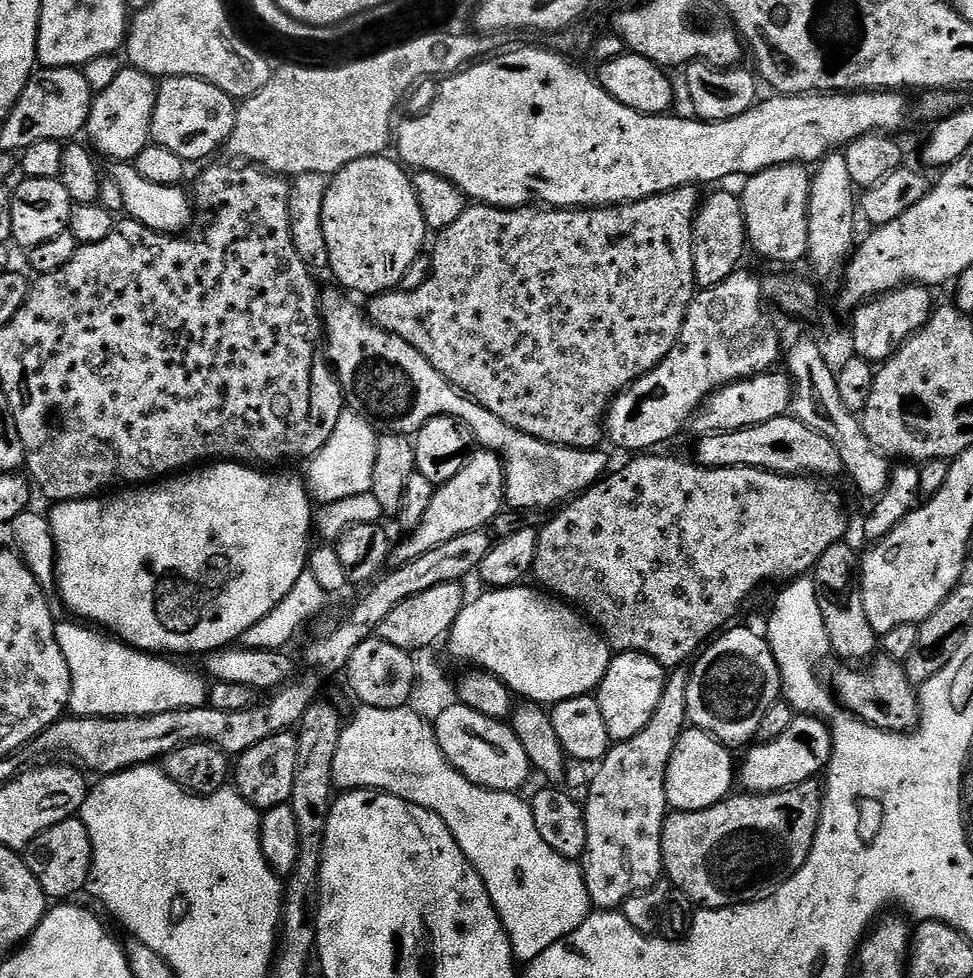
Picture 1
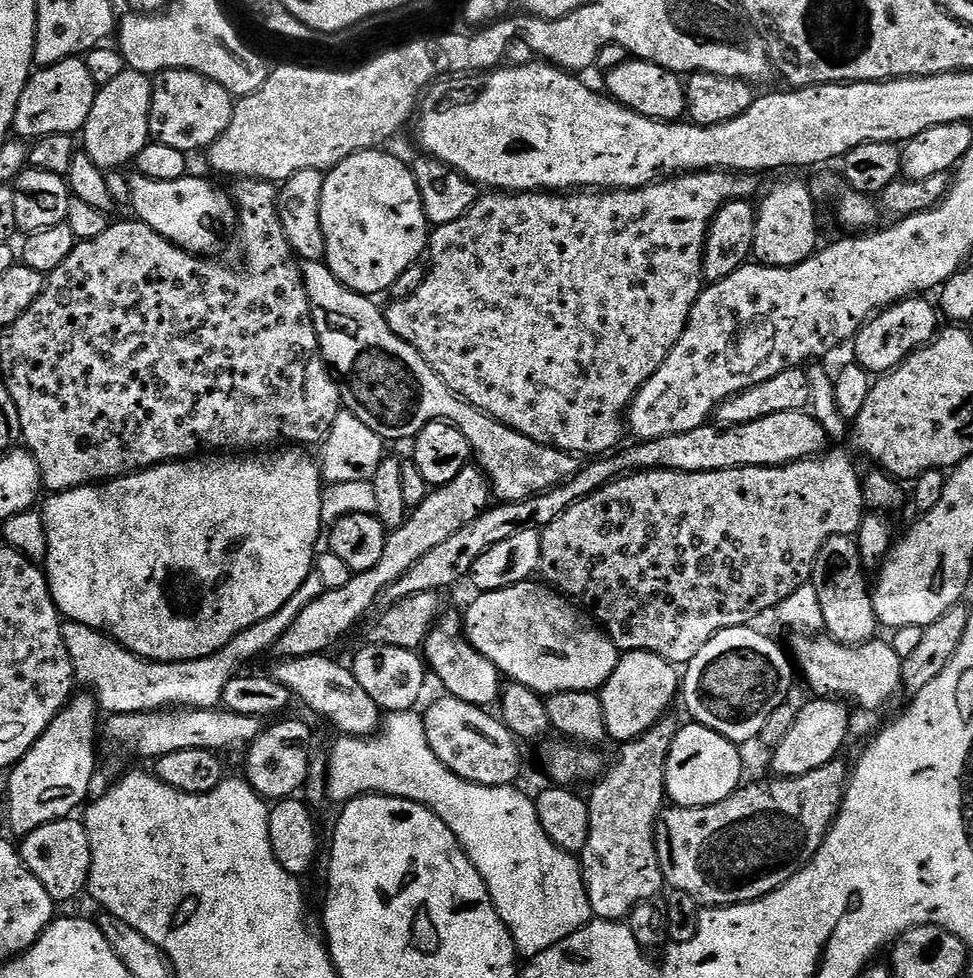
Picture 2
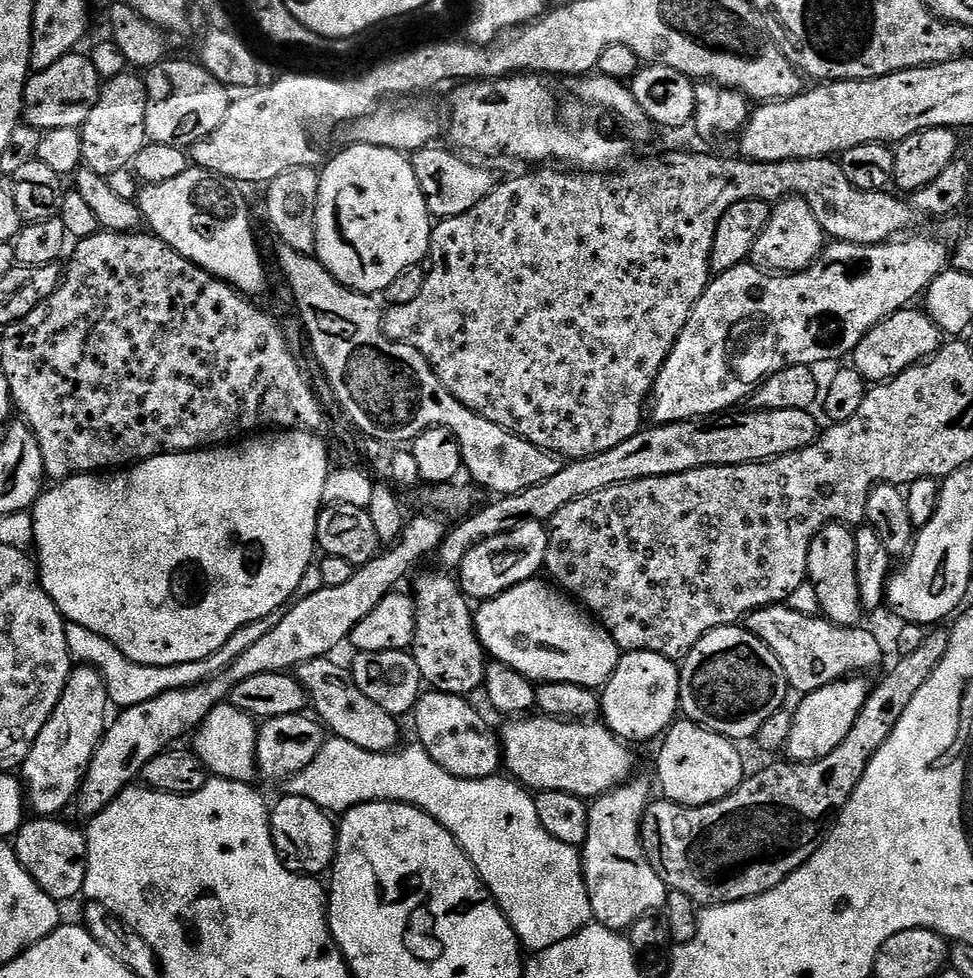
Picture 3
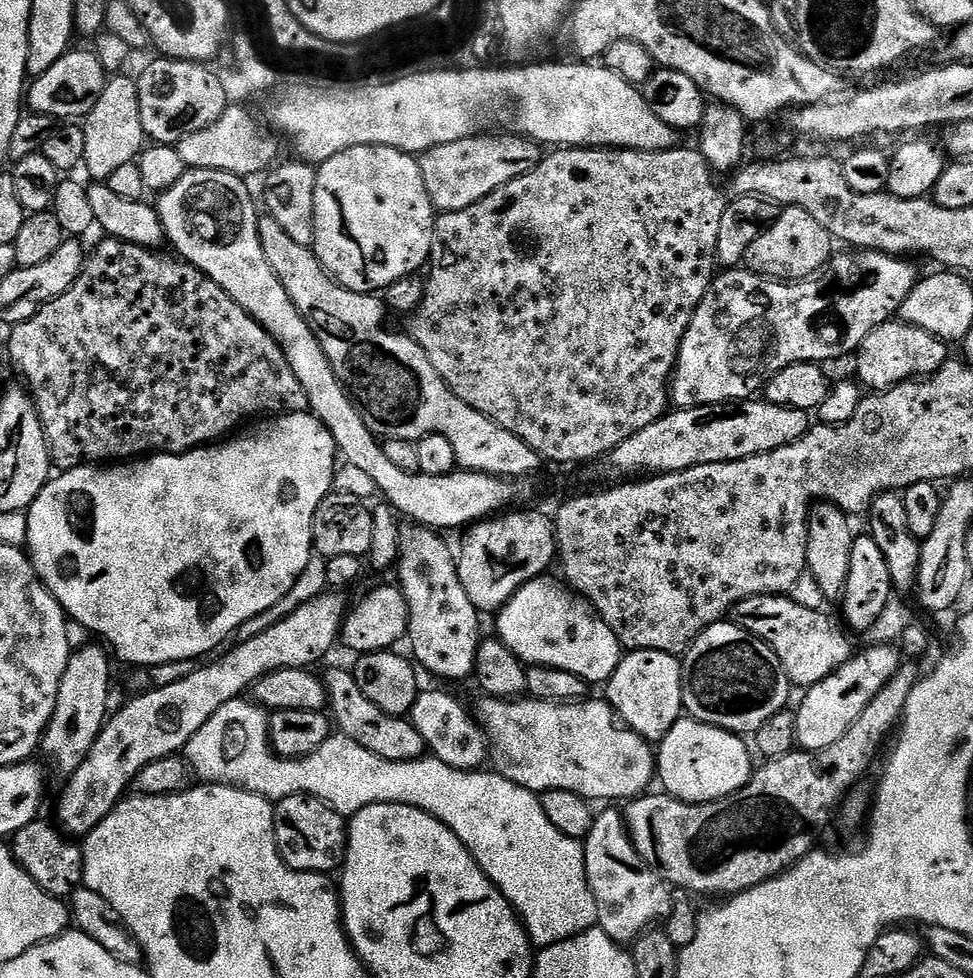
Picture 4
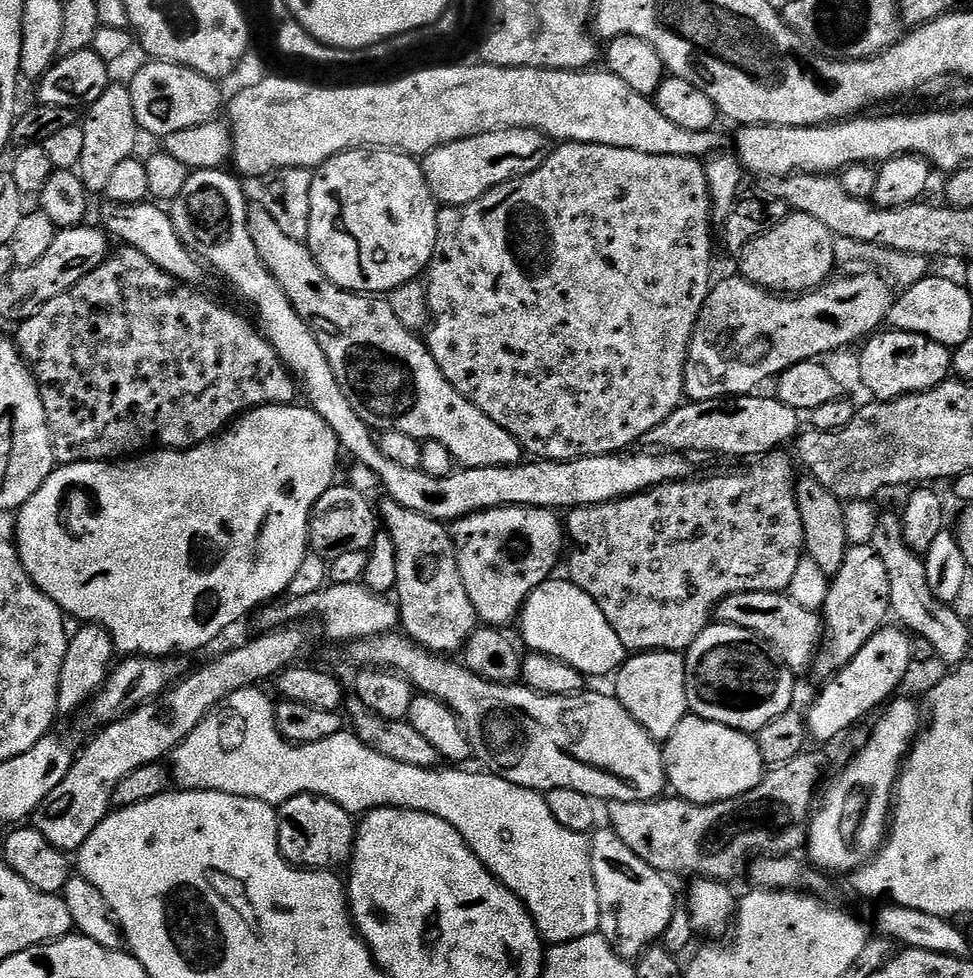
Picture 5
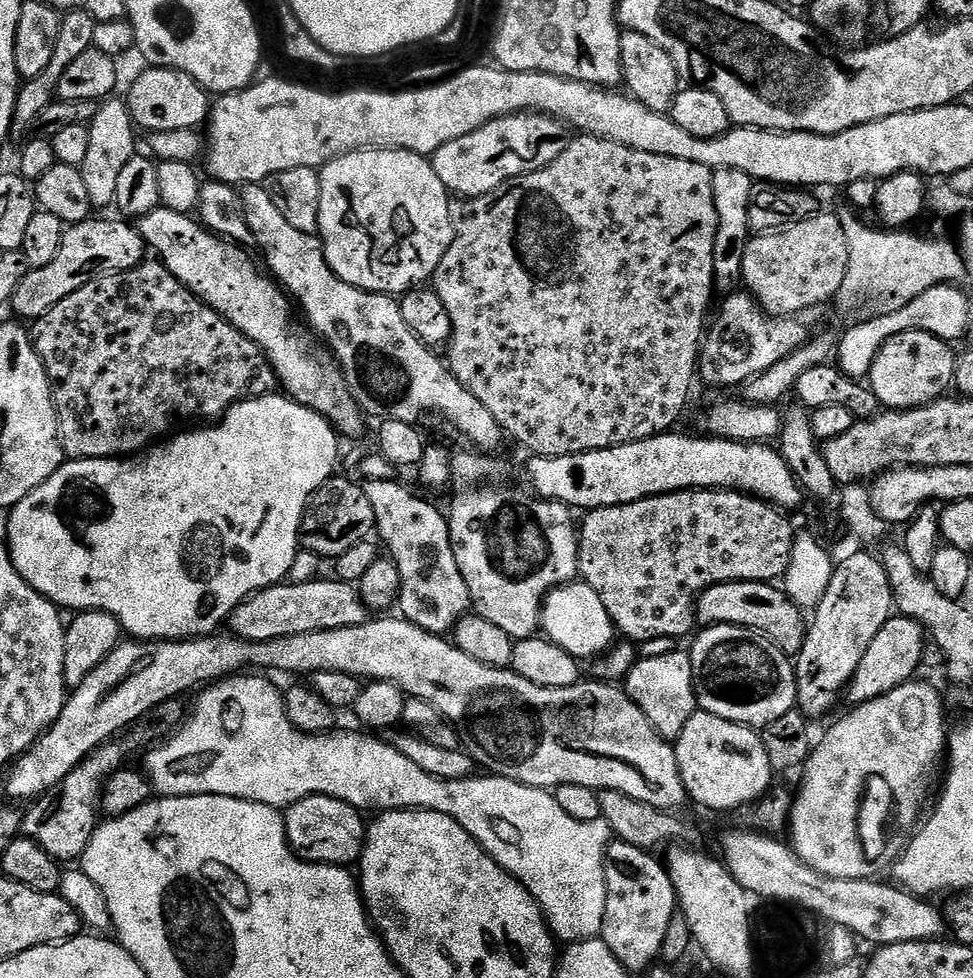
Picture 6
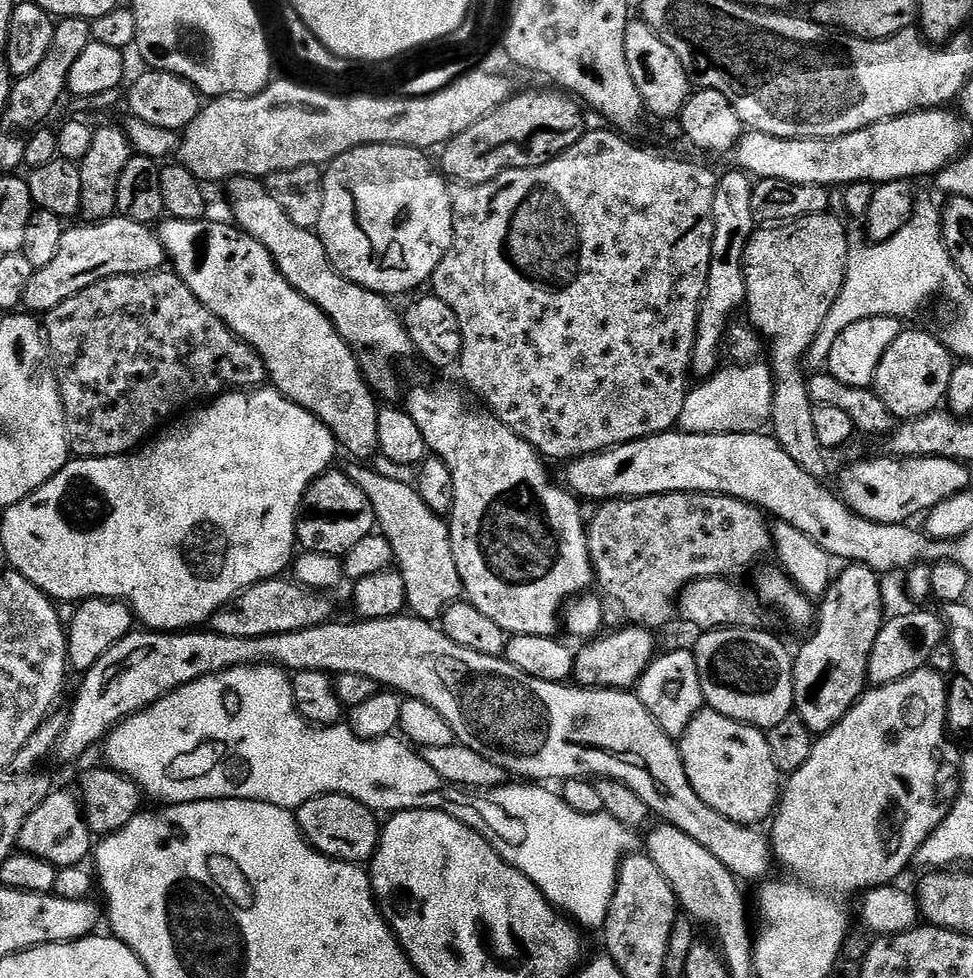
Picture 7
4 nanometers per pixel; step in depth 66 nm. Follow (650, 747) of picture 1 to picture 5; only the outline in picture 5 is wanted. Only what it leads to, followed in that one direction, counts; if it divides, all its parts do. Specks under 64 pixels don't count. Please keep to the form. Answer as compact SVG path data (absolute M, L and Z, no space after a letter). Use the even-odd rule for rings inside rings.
M611 830L600 831L593 831L590 836L592 869L598 890L599 935L606 938L609 946L623 960L635 962L640 959L640 955L646 949L651 948L663 937L666 925L670 922L670 914L674 914L676 909L678 897L672 893L672 888L668 885L669 877L665 873L654 870L654 866L642 862L642 858L638 858L638 854L634 854L634 850L630 850L630 846L626 846L626 842L622 842L622 838L618 838L618 834L614 834Z

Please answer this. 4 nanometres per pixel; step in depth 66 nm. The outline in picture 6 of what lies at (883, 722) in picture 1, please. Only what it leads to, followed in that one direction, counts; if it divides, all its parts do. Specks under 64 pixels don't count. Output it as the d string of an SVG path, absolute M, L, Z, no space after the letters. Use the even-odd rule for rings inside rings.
M726 582L710 586L696 601L696 623L700 626L729 624L748 628L767 636L789 654L800 653L806 631L806 616L800 607L779 587L762 582Z

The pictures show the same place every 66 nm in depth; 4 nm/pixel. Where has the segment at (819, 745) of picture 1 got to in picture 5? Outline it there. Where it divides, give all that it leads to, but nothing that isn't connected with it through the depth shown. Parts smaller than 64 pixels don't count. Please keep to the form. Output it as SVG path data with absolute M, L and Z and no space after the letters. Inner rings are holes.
M885 626L876 631L874 638L870 638L870 642L854 654L852 661L823 685L824 689L817 694L816 701L806 708L808 735L813 741L838 739L863 716L871 717L893 699L892 691L907 678L908 671L914 668L914 661L912 636L903 627L892 627Z

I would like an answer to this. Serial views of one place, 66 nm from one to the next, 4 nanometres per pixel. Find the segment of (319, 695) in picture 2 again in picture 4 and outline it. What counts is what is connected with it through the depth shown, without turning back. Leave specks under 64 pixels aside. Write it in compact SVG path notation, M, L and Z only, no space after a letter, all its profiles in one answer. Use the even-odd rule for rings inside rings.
M347 667L332 668L328 673L323 673L322 679L328 692L330 716L339 735L358 742L358 746L370 750L370 754L378 754L378 758L386 758L390 762L419 760L425 755L424 739L422 734L418 734L411 719L378 710L378 706L374 706L374 702L362 694L362 689Z

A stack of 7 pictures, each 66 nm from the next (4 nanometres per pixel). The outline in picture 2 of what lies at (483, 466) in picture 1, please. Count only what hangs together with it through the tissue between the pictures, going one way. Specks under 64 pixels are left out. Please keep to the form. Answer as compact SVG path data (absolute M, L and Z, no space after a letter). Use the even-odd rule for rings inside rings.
M469 466L454 478L454 482L433 487L426 499L417 508L411 509L407 520L401 528L389 531L386 550L382 550L382 562L374 566L374 570L355 573L346 586L338 590L326 590L282 634L282 638L275 646L274 652L280 658L303 658L304 656L319 656L329 651L331 644L336 644L368 611L377 607L382 590L390 586L390 582L398 582L418 558L425 556L434 546L446 542L462 526L470 526L474 518L478 518L490 506L490 485L488 477L479 467Z

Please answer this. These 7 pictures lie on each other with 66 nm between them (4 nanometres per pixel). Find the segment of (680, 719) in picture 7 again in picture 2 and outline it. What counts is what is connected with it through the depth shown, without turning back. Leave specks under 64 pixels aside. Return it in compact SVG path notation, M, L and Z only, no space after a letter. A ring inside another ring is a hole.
M649 652L623 653L618 666L614 666L614 674L610 674L598 692L608 736L616 739L616 742L627 742L648 732L650 726L665 719L669 713L668 706L675 696L677 699L681 688L681 673L677 665L671 664L666 658Z

